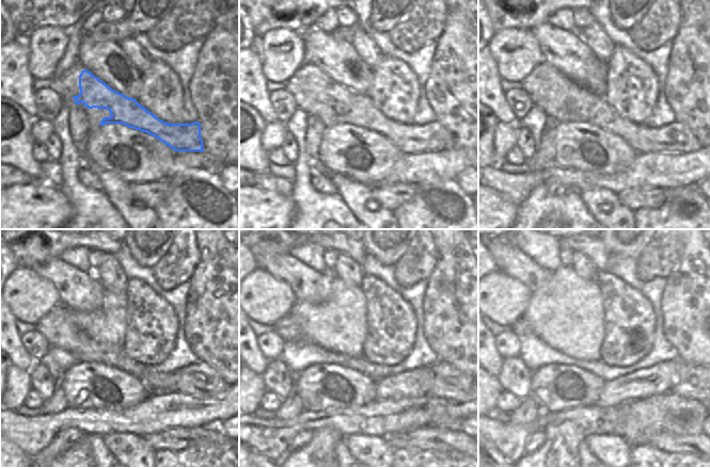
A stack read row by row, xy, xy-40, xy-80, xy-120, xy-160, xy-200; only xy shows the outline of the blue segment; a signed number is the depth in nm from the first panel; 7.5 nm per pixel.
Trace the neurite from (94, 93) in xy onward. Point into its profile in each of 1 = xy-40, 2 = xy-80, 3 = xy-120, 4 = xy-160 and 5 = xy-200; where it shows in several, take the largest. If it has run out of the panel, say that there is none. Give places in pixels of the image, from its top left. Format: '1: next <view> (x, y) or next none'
1: next xy-40 (408, 138)
2: next xy-80 (676, 138)
3: next xy-120 (201, 380)
4: next xy-160 (447, 384)
5: next xy-200 (690, 384)

